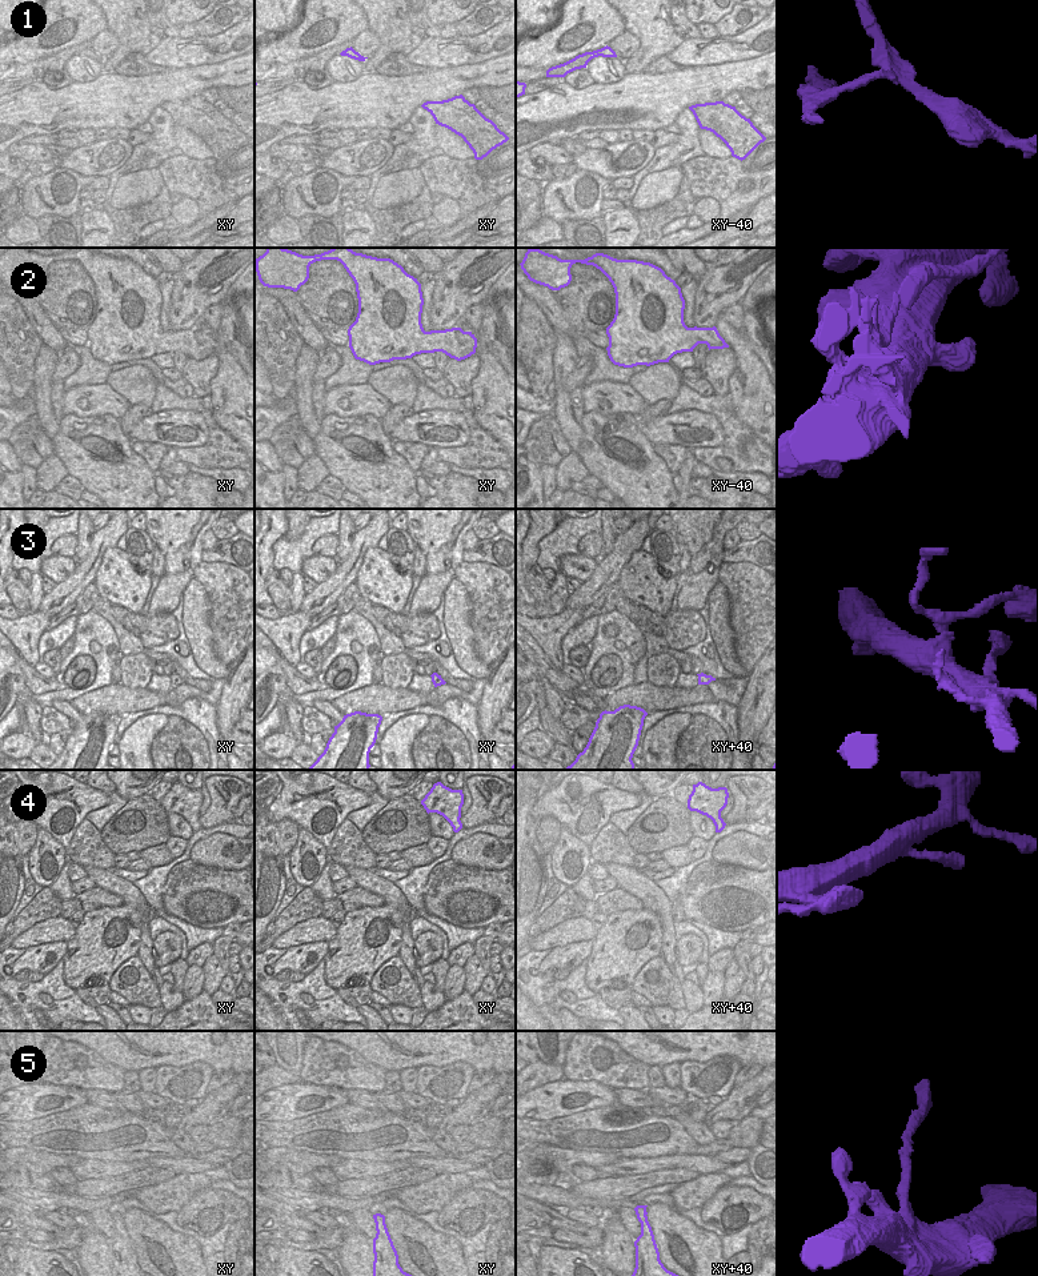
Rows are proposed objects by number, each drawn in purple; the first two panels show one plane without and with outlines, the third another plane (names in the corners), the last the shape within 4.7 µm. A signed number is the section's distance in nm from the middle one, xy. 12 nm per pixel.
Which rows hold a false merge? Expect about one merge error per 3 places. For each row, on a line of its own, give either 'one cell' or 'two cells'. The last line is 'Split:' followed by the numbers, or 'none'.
1: two cells
2: one cell
3: one cell
4: one cell
5: two cells
Split: 1, 5

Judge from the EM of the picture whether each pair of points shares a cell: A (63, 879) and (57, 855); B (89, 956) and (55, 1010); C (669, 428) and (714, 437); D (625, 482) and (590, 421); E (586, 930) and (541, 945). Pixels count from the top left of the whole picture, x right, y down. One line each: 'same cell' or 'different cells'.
A: different cells
B: different cells
C: same cell
D: same cell
E: same cell

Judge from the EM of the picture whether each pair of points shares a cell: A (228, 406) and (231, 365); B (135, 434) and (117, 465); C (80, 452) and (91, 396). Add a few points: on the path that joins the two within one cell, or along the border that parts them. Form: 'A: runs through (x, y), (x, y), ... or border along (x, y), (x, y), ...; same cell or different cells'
A: runs through (231, 396), (231, 376); same cell
B: border along (127, 436), (132, 441); different cells
C: border along (63, 414), (80, 417), (112, 414), (117, 420); different cells

